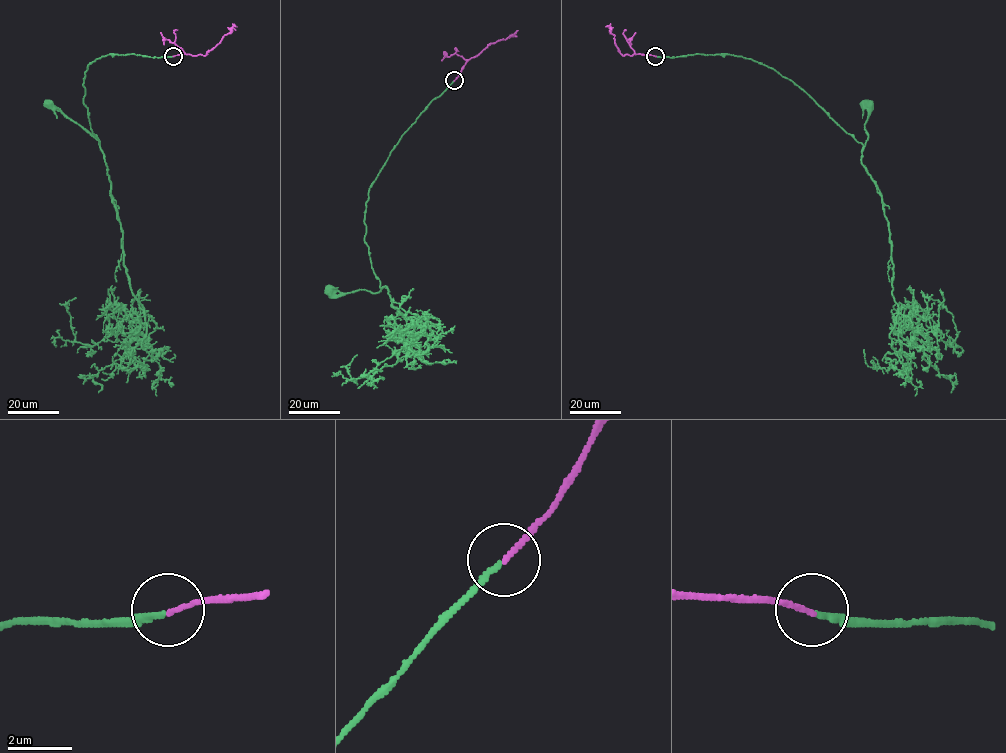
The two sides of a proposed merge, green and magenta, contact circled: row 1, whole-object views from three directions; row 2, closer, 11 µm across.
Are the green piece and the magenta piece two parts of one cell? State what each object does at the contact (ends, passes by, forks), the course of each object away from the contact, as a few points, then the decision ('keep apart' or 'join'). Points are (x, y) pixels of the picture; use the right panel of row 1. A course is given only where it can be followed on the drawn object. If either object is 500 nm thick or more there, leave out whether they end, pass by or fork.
green ends; magenta ends; course green (655, 56), (698, 53), (750, 58), (791, 80), (863, 147), (868, 138), (866, 105); course magenta (655, 56), (622, 55), (611, 29), (605, 27); join

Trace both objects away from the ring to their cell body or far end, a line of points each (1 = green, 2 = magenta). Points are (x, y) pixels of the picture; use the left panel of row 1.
1: (173, 56), (109, 54), (87, 66), (83, 85), (83, 104), (100, 147), (99, 142), (81, 126), (49, 105)
2: (173, 56), (205, 55), (234, 26), (237, 27)

